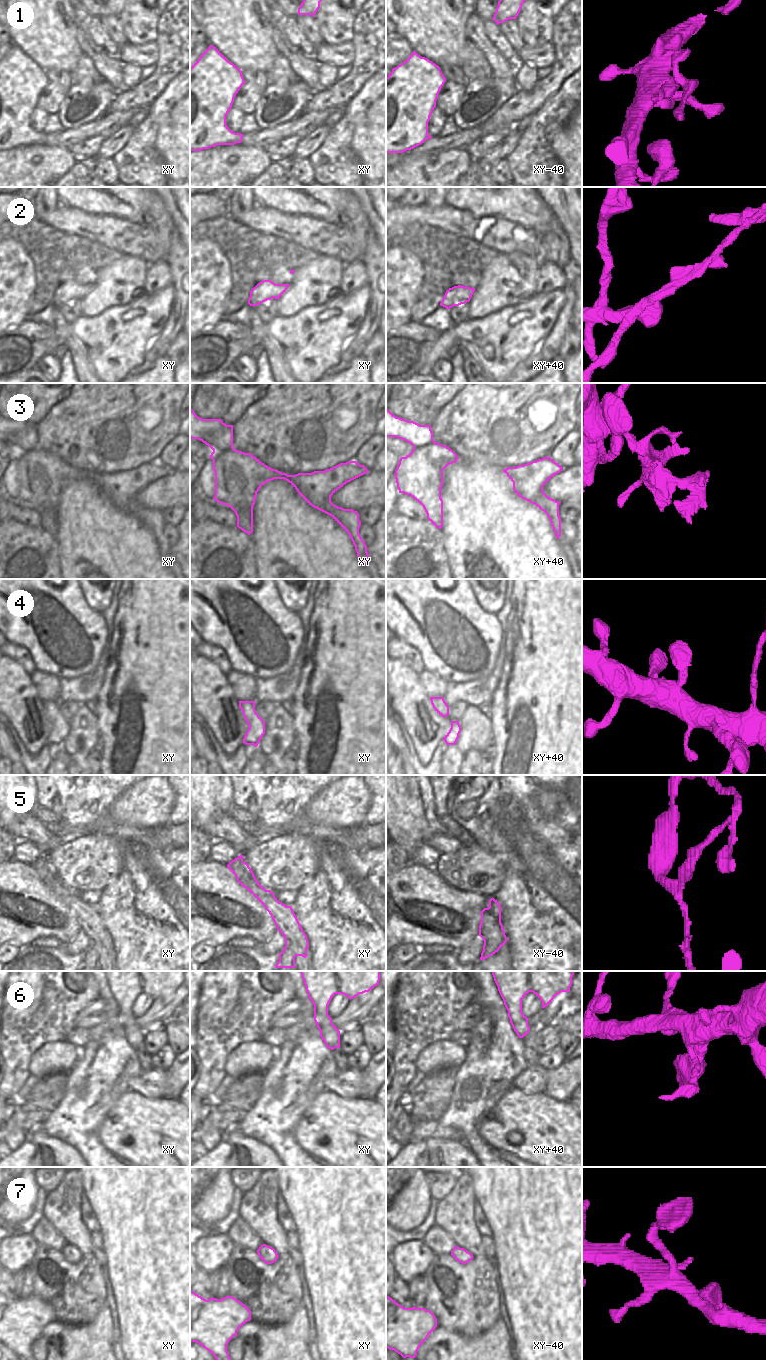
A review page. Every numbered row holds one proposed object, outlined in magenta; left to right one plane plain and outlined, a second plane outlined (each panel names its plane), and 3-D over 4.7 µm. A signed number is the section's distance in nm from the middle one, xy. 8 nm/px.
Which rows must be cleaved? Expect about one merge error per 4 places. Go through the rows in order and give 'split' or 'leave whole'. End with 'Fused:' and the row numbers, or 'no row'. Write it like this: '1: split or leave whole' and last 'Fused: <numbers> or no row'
1: leave whole
2: split
3: leave whole
4: leave whole
5: split
6: leave whole
7: leave whole
Fused: 2, 5

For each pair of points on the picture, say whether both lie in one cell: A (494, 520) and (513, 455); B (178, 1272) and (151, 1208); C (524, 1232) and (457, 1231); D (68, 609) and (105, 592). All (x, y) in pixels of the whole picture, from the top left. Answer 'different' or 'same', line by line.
A: different
B: same
C: different
D: different

